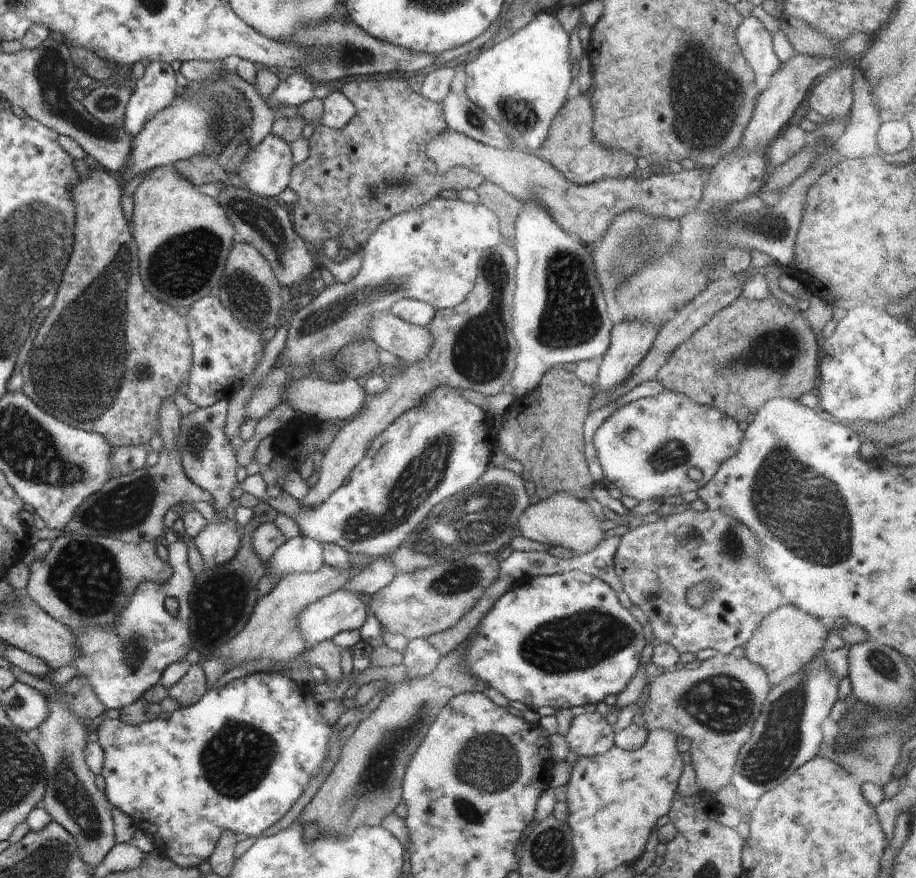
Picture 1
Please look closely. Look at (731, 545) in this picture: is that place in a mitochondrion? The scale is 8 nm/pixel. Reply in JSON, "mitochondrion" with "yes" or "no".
{"mitochondrion":"yes"}

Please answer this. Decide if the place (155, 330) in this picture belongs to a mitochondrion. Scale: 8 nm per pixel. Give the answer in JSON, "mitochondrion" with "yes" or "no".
{"mitochondrion":"no"}

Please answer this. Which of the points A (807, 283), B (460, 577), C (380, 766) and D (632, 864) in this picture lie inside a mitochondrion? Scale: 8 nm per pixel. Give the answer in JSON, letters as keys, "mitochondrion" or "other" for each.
{"A":"other","B":"mitochondrion","C":"mitochondrion","D":"other"}

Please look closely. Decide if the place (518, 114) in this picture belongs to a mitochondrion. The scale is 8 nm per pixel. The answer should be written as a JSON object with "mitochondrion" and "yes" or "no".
{"mitochondrion":"yes"}

